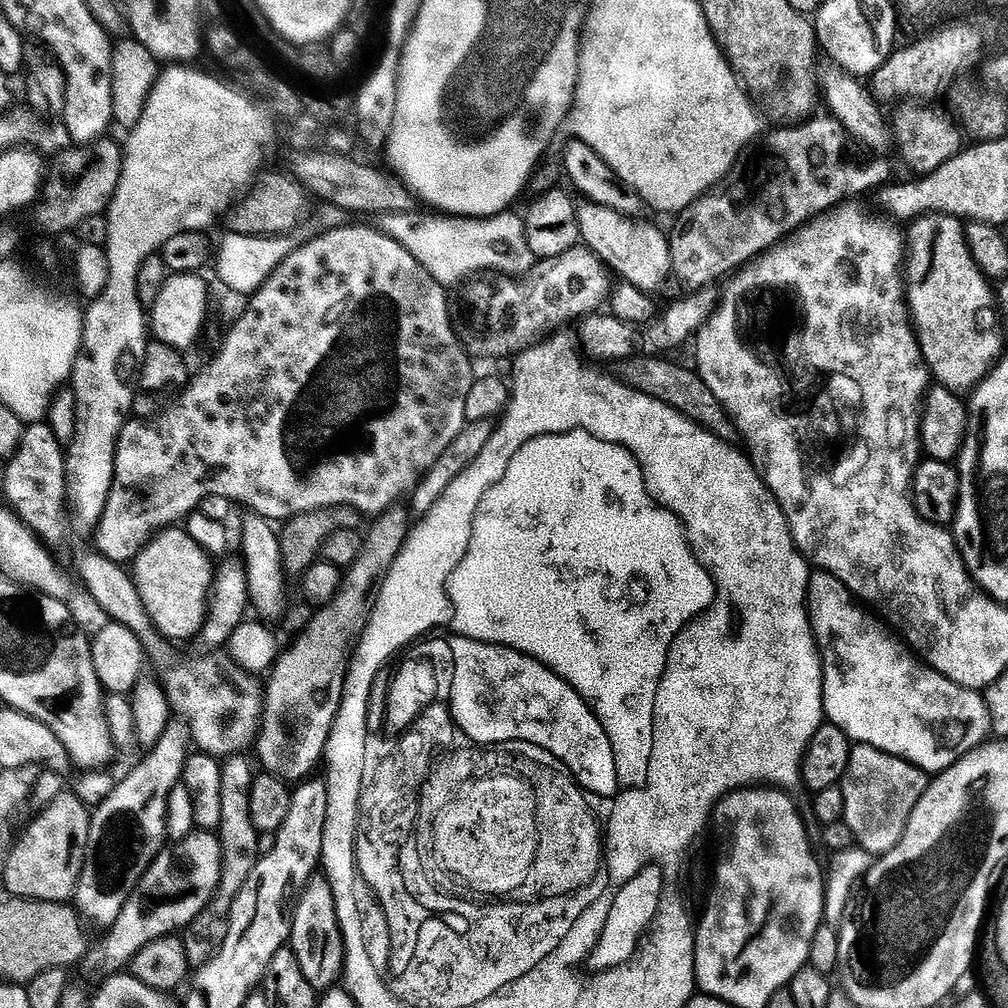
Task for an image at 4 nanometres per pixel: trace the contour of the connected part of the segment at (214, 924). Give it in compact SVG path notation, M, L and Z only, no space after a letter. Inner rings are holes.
M235 754L227 757L221 763L222 770L222 822L218 829L221 844L224 847L224 870L220 875L220 887L216 890L211 904L196 920L191 929L192 937L184 940L184 949L188 951L188 962L192 966L203 966L216 955L223 940L226 925L232 910L232 900L252 872L258 857L261 855L261 833L257 832L254 822L250 818L250 790L254 769L244 754Z

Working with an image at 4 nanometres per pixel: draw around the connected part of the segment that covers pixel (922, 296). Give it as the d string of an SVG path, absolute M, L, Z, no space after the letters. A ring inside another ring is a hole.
M934 212L927 215L921 215L911 221L912 229L906 232L906 263L903 265L903 275L908 275L906 279L906 303L910 313L910 319L916 330L916 339L920 341L920 353L924 355L924 363L927 364L931 379L939 387L950 388L953 392L963 393L963 388L968 390L975 389L976 385L992 371L994 365L1001 359L1000 336L995 332L996 320L998 321L998 312L994 304L994 288L987 276L981 272L980 267L974 262L974 258L968 249L968 243L964 237L965 225L959 216L946 216L943 212Z

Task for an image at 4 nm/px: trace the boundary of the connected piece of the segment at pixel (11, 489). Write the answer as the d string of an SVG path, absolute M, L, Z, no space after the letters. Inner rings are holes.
M36 422L23 429L20 448L7 461L8 473L4 476L4 492L13 512L49 545L60 544L67 534L64 525L64 503L70 500L70 475L65 449L56 439L49 425Z

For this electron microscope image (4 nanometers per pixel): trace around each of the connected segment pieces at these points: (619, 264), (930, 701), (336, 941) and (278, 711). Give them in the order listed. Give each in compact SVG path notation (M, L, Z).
M581 203L577 209L580 222L580 239L582 244L589 248L594 255L600 257L613 272L624 280L629 280L636 288L660 288L673 275L672 249L670 241L656 228L648 228L644 222L637 222L629 217L622 216L609 208L602 208L597 204Z
M819 570L811 573L808 615L812 618L812 632L816 635L816 645L820 647L824 665L824 715L827 723L838 726L855 743L869 744L898 759L908 760L924 773L945 772L989 739L992 719L987 699L977 689L958 686L955 680L929 668L899 635L890 631L887 623L881 622L871 611L863 612L859 606L857 597L838 578Z
M327 875L313 876L296 903L296 913L292 915L292 938L290 946L298 958L298 966L302 966L302 974L306 974L306 982L314 986L318 994L341 983L344 975L344 939L340 929L340 919L336 913L336 899L332 882Z
M401 510L373 521L372 529L366 532L364 550L360 553L355 564L347 569L344 584L325 608L315 613L313 621L295 637L296 645L285 651L276 661L267 677L268 688L263 689L262 699L264 711L260 714L260 734L256 738L254 752L260 755L259 767L272 776L285 782L303 782L313 775L316 767L321 767L328 750L328 736L340 713L340 704L344 701L344 687L350 675L350 661L354 649L359 645L360 638L368 626L368 620L374 609L374 597L381 587L382 581L392 569L392 564L400 556L404 543L408 541L410 527L408 516Z

